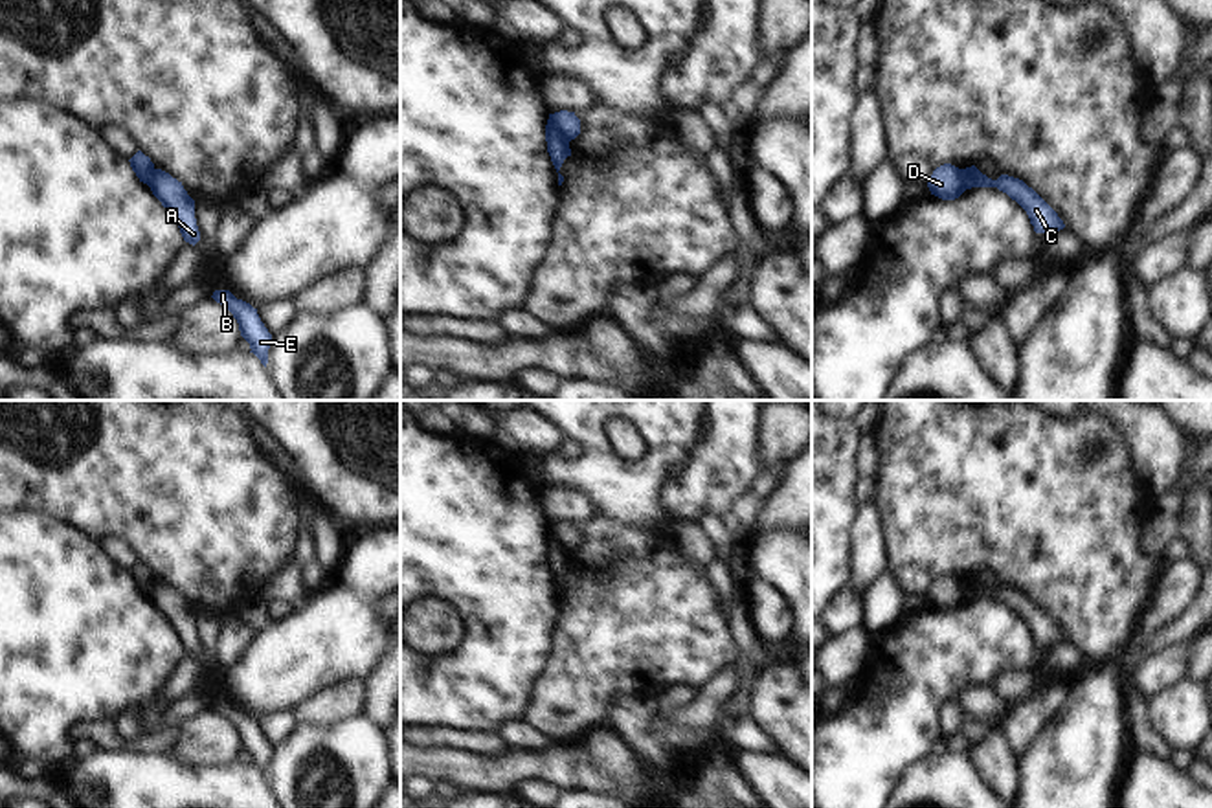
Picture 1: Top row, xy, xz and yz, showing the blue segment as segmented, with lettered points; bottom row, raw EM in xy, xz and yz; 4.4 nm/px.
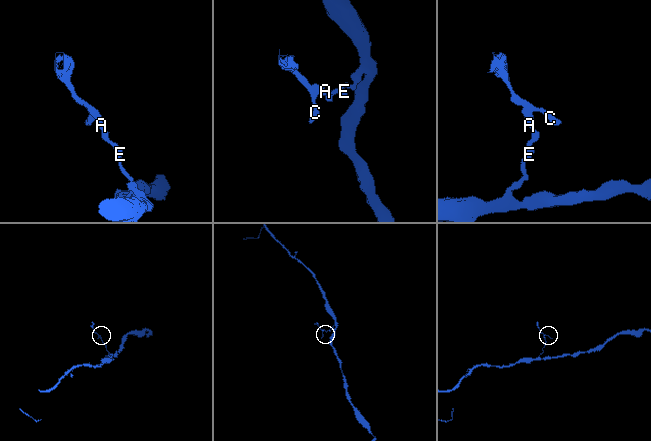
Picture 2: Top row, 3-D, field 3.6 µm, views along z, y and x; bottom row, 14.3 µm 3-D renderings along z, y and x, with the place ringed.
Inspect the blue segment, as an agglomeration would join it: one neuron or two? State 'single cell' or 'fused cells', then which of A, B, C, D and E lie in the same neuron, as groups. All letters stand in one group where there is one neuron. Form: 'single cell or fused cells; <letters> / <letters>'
fused cells; A B D E / C

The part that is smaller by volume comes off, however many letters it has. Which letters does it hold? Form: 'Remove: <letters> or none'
Remove: C

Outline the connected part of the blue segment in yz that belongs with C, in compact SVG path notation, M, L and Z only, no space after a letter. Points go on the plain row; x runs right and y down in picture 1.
M975 577L960 580L968 600L997 599L1016 612L1028 626L1036 645L1054 645L1065 639L1058 624L1023 591L1001 586L997 591L982 586Z

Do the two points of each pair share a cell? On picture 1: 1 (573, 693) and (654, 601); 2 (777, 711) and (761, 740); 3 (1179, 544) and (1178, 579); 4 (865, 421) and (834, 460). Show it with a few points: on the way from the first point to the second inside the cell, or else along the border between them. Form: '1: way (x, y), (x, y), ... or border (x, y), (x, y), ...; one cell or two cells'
1: way (586, 671), (632, 623); one cell
2: border (748, 717), (781, 753); two cells
3: border (1190, 557), (1179, 562), (1167, 562); two cells
4: border (854, 423), (864, 434); two cells

